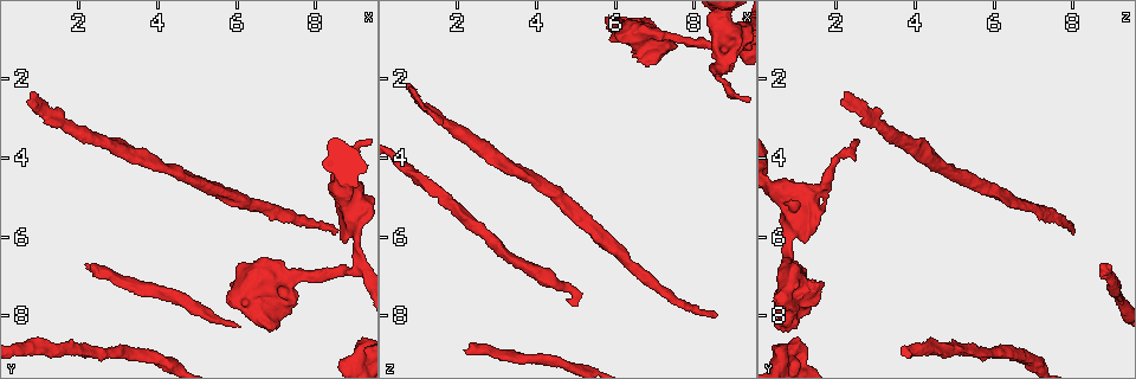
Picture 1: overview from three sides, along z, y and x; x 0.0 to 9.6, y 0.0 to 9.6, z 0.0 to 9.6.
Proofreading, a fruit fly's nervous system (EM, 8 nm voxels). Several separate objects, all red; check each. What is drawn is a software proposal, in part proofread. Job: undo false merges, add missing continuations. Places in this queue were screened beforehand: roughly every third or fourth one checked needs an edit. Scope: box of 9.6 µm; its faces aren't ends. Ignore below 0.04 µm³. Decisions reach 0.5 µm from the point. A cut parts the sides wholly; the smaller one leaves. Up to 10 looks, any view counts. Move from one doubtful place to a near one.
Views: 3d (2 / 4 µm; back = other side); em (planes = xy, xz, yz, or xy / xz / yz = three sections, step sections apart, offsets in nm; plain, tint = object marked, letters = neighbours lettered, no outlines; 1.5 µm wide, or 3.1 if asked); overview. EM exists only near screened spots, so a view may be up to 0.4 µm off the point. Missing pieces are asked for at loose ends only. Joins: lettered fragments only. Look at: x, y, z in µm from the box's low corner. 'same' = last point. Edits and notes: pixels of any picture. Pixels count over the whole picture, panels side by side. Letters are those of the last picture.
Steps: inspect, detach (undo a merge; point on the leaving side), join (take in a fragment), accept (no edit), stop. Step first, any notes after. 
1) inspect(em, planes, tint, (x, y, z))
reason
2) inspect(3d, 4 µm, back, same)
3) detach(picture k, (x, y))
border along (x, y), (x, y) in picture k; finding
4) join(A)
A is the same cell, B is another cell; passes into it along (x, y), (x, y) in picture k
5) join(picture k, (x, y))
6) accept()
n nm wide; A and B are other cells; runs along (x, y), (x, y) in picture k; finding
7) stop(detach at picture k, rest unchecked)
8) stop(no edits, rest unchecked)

inspect(em, planes, letters, (0.80, 2.40, 2.15))
tapers out

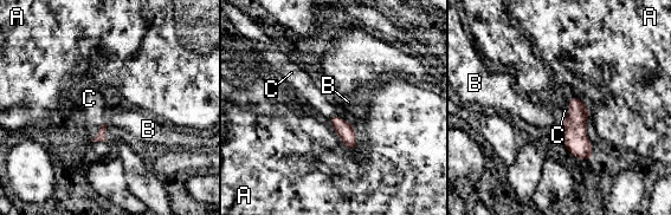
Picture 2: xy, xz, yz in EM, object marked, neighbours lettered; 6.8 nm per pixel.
join(C)
C is the same cell, A and B are other cells; it goes on there

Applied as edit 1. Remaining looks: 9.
inspect(em, yz, step 8, tint, (8.60, 4.70, 1.75))
abrupt turn

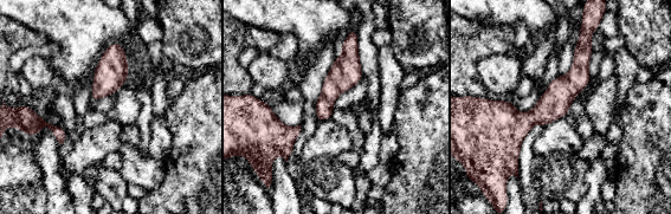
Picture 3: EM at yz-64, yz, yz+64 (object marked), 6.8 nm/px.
inspect(em, yz, step 8, letters, same)
see the neighbours

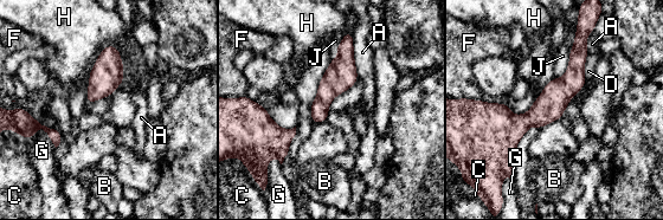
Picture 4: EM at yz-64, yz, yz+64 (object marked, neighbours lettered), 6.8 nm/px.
accept()
A, B, C, D, F, G, H and J are other cells; border along (585, 63), (586, 81) in picture 4; continuous, no second neuron

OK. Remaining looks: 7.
inspect(em, planes, letters, (7.00, 8.45, 0.65))
stops while still wide

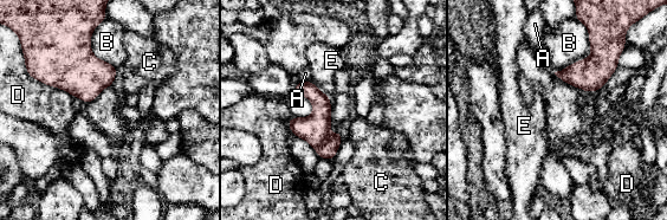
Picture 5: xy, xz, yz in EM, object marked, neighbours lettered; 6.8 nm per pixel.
accept()
A, B, C, D and E are other cells; border along (311, 81), (329, 96) in picture 5; none of them fits

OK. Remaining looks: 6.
inspect(em, xy, step 4, tint, (2.15, 6.75, 8.85))
free end

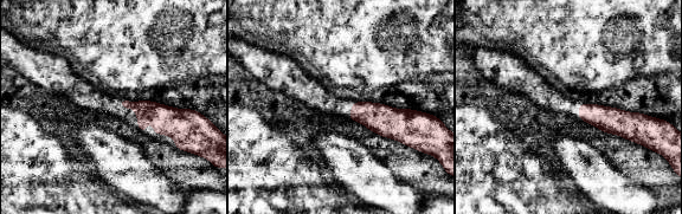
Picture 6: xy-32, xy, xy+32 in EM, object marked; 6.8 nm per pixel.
inspect(em, planes, tint, same)

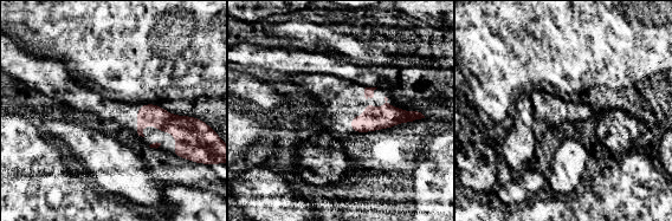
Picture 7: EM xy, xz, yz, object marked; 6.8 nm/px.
inspect(em, planes, letters, same)

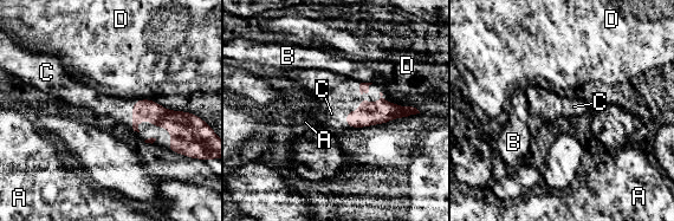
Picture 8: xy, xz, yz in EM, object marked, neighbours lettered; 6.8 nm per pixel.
join(C)
C is the same cell, A, B and D are other cells; it goes on there

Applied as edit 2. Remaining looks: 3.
stop(join at picture 2, join at picture 8, rest unchecked)

